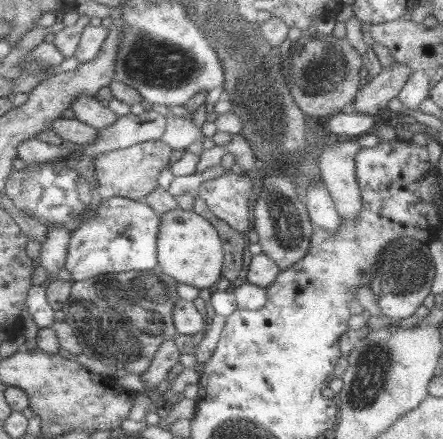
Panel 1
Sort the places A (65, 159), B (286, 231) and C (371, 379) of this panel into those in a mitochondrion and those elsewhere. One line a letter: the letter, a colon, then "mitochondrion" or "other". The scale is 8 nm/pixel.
A: other
B: mitochondrion
C: mitochondrion

